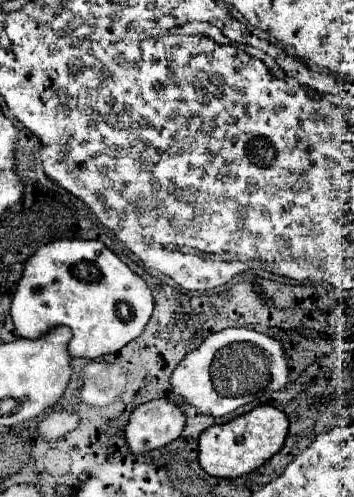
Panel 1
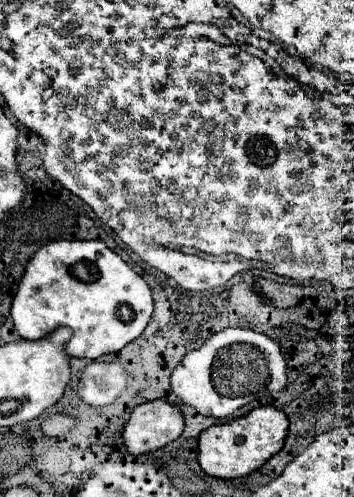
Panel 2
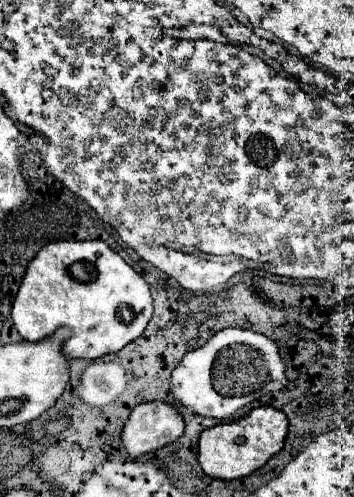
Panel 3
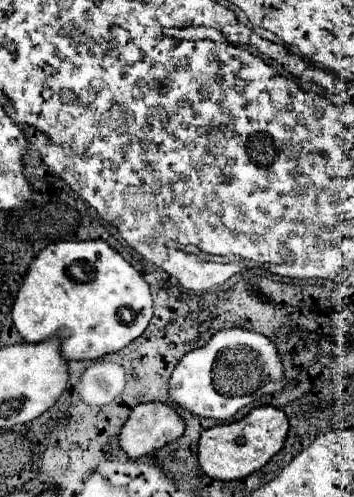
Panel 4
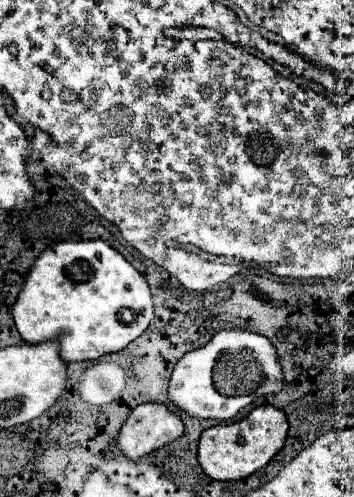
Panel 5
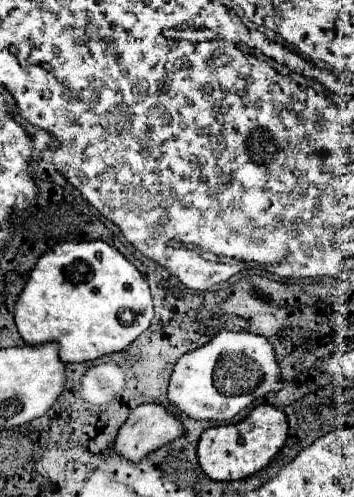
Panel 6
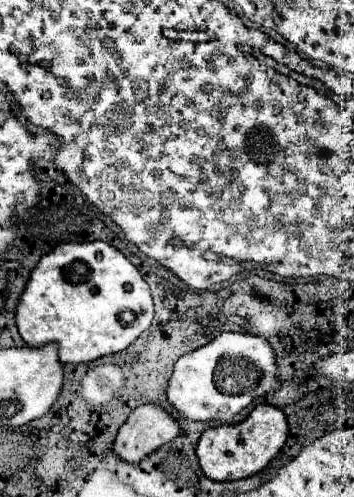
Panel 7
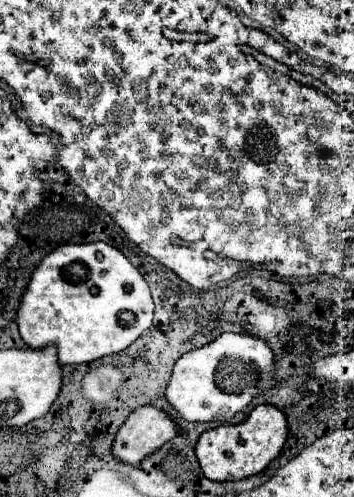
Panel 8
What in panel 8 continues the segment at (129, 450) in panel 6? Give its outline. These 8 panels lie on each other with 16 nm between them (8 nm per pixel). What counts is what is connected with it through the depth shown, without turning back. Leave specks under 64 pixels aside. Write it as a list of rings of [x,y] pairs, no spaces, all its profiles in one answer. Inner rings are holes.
[[[140,406],[118,430],[112,454],[118,460],[136,466],[142,458],[170,442],[178,432],[178,424],[162,408]]]

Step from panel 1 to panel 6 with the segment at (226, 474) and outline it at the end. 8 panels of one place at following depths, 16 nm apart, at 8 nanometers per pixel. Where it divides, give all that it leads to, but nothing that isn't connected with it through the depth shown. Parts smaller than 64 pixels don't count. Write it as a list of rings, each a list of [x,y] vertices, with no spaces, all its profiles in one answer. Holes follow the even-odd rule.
[[[262,404],[236,424],[220,424],[204,430],[198,442],[198,462],[204,474],[212,480],[242,480],[262,470],[280,452],[286,436],[286,414],[270,404]]]

